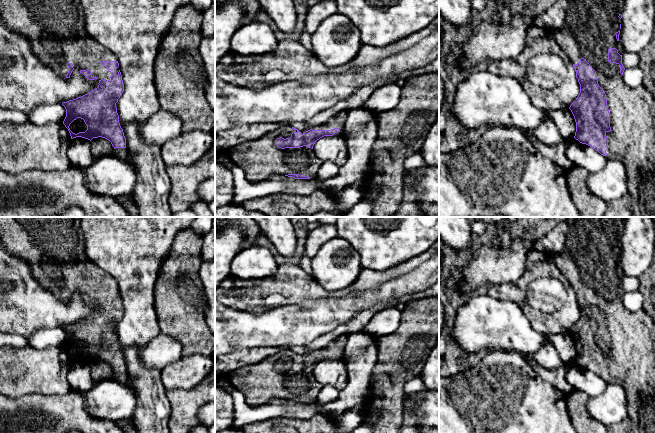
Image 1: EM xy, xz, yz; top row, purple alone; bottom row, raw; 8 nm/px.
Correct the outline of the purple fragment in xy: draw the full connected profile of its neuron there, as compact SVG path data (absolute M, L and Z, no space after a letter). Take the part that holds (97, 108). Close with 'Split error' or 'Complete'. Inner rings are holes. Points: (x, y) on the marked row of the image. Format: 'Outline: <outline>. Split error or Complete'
Outline: M0 0L0 14L11 28L20 32L23 37L26 37L30 41L29 44L40 63L49 67L56 75L61 78L70 78L72 71L78 68L80 73L87 79L97 79L99 81L96 89L81 97L62 103L66 109L66 117L63 124L68 129L71 139L82 137L91 141L93 138L105 138L114 147L114 156L119 159L127 159L126 138L119 123L119 115L116 107L116 103L124 91L122 75L120 70L117 69L119 63L113 53L87 35L85 17L80 0ZM77 118L83 119L87 125L85 132L75 134L70 130L70 124Z. Split error

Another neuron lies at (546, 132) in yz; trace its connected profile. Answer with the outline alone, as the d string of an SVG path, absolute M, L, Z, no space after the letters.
M550 119L542 121L533 131L533 134L542 144L547 146L556 146L563 139L557 126Z

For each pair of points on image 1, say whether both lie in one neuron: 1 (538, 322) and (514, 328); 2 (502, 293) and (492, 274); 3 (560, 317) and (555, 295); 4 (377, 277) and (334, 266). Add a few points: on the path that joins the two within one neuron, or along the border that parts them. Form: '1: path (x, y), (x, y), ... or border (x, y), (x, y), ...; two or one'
1: border (516, 304), (534, 329), (543, 333), (551, 333); two
2: border (515, 282), (505, 282), (496, 285); two
3: path (559, 312), (555, 306), (555, 300); one
4: border (362, 268), (358, 277), (343, 289); two

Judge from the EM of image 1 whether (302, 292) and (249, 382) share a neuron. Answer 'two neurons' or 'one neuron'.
two neurons

